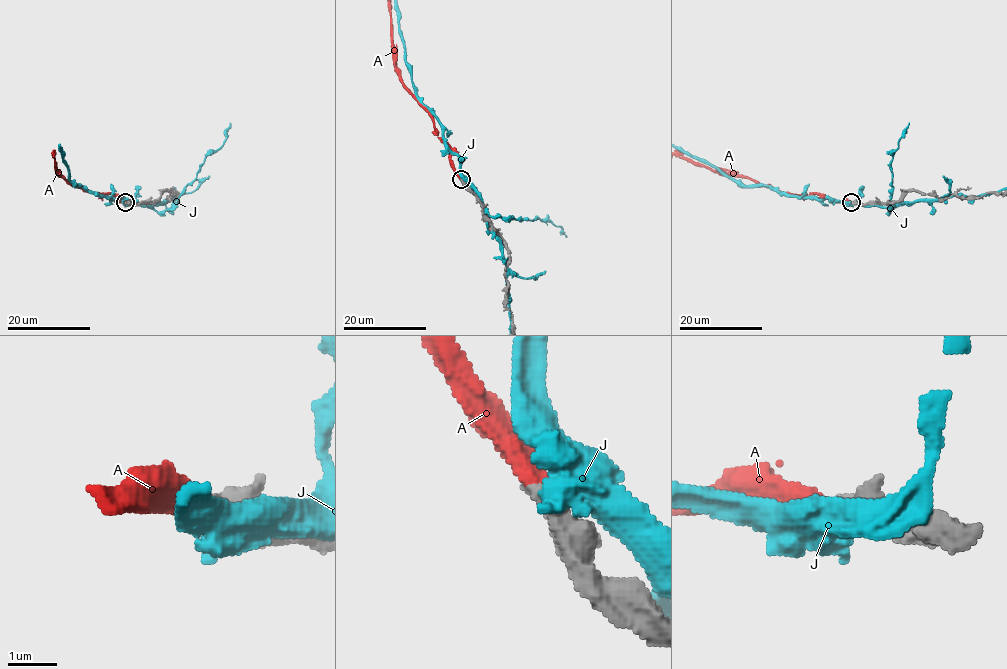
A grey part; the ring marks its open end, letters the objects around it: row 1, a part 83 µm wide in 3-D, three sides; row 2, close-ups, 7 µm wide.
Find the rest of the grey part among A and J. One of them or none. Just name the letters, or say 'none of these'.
A

